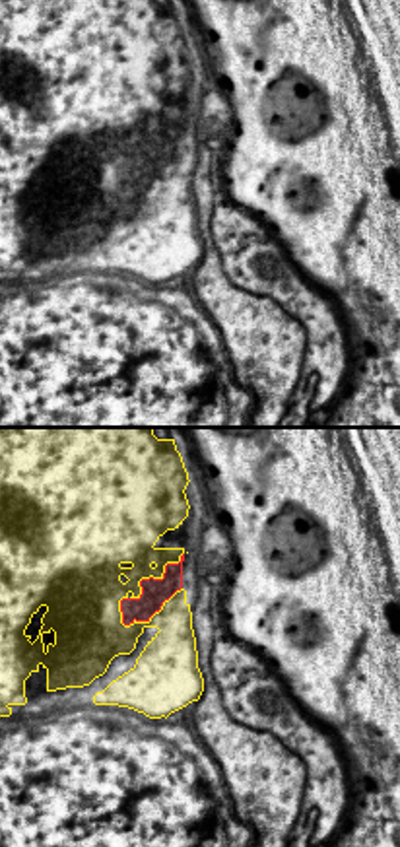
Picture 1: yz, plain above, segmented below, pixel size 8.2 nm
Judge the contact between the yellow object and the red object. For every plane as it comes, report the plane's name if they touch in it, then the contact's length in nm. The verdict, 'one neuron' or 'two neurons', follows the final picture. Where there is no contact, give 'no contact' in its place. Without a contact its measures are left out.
yz | 600 nm

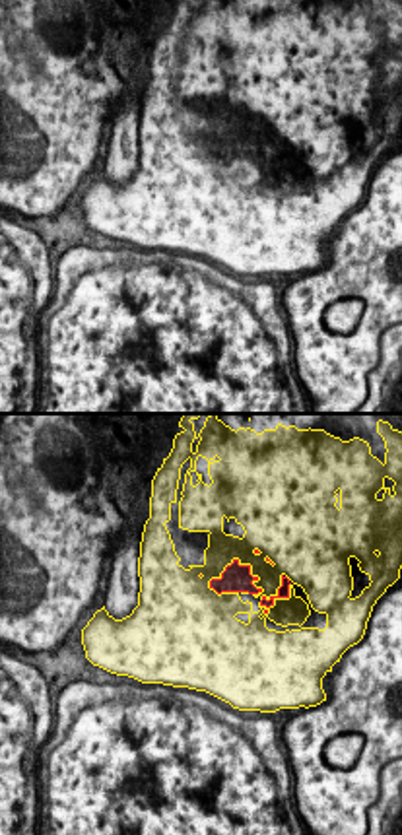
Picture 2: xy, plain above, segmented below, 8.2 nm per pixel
xy | 700 nm

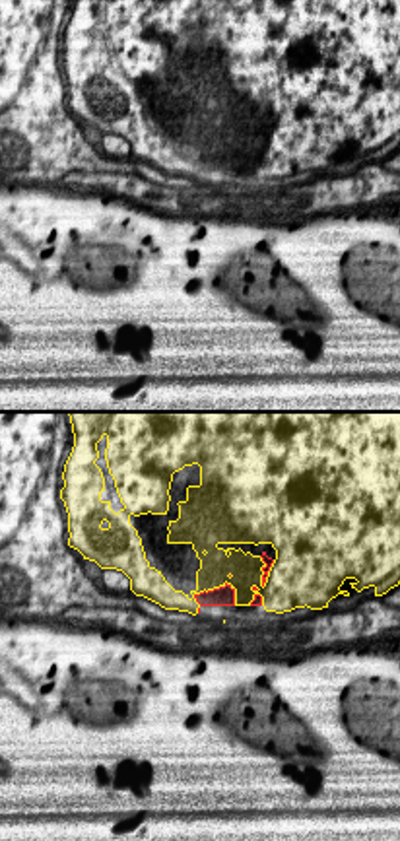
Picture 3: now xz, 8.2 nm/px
xz | 380 nm

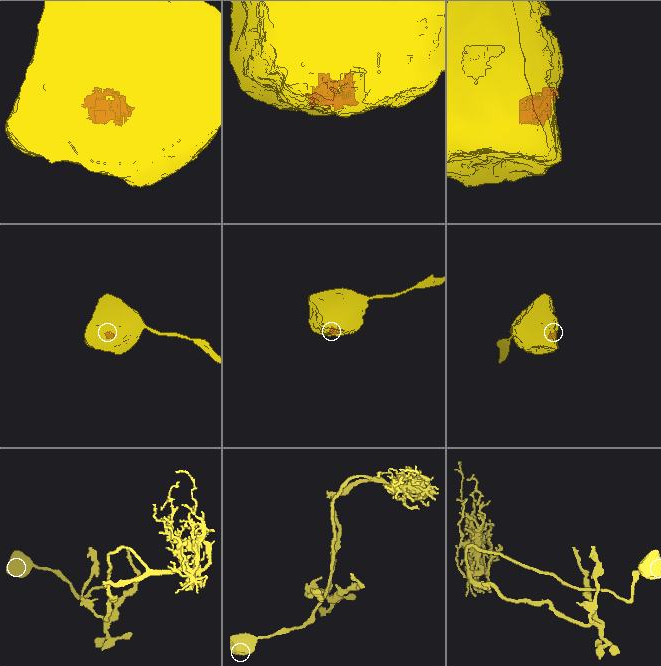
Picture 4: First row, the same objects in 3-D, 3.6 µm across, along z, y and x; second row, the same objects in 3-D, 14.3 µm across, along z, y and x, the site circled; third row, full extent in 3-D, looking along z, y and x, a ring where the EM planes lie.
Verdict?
one neuron

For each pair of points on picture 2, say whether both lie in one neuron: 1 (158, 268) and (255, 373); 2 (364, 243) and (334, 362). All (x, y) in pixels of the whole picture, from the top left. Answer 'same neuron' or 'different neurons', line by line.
1: same neuron
2: same neuron

